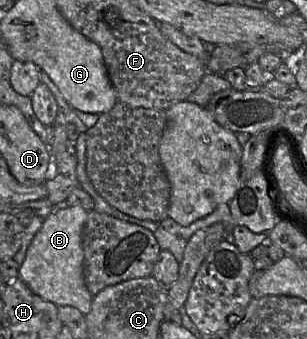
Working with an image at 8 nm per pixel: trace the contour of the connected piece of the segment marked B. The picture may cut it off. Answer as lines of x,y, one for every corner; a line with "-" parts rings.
78,205
60,208
43,219
40,230
19,265
19,277
38,296
57,306
72,306
85,315
91,310
93,295
84,277
82,235
90,211

